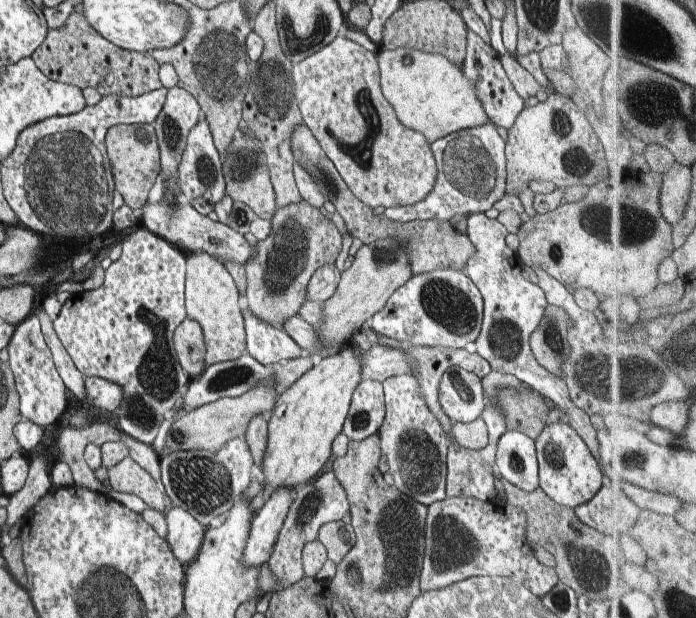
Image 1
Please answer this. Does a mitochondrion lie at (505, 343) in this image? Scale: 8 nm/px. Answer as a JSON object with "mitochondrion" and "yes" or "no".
{"mitochondrion":"yes"}

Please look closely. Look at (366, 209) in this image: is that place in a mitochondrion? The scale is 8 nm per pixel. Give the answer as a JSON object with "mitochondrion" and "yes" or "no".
{"mitochondrion":"no"}

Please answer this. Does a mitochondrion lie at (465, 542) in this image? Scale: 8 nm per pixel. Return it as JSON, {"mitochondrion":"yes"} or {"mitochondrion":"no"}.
{"mitochondrion":"no"}

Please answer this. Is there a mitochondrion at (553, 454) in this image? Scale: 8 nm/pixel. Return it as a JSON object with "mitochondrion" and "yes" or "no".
{"mitochondrion":"yes"}

